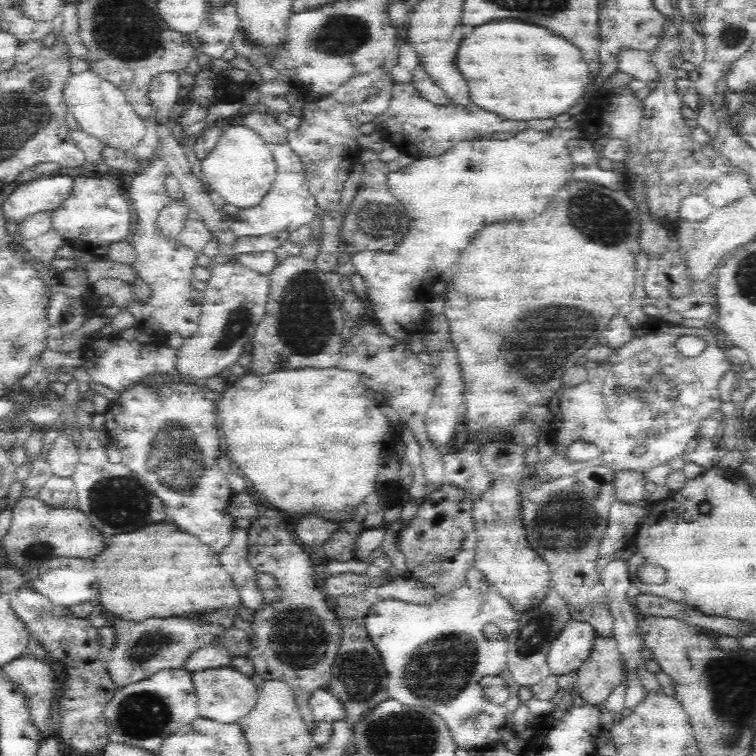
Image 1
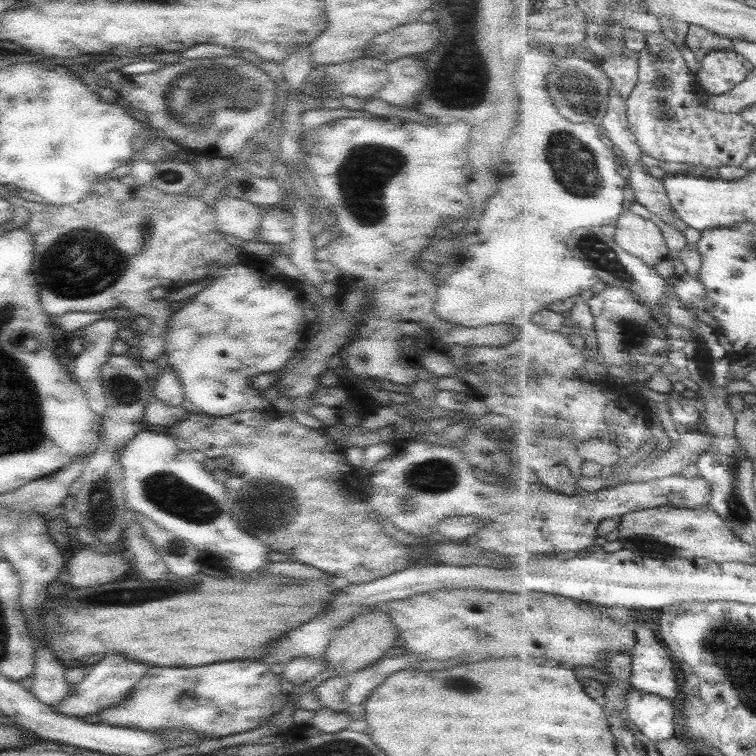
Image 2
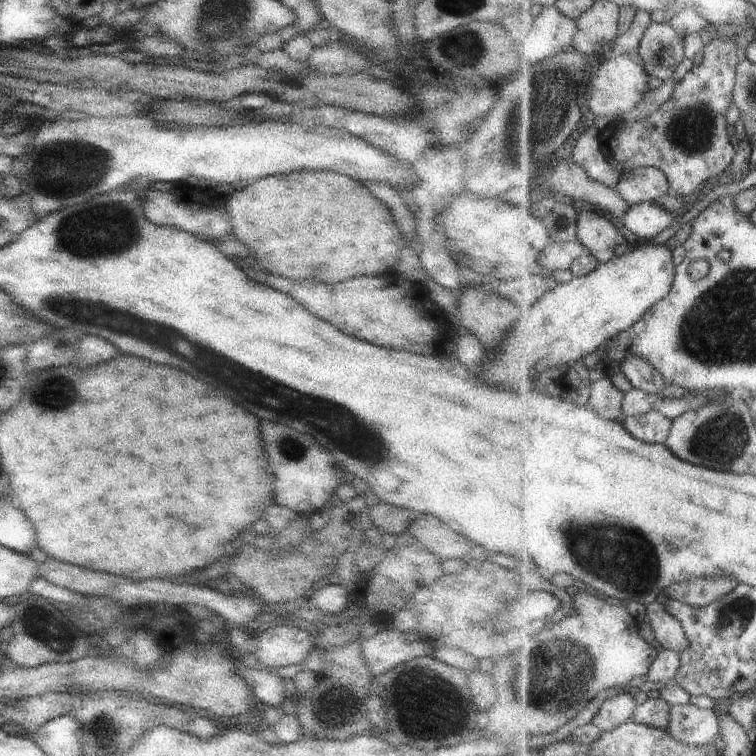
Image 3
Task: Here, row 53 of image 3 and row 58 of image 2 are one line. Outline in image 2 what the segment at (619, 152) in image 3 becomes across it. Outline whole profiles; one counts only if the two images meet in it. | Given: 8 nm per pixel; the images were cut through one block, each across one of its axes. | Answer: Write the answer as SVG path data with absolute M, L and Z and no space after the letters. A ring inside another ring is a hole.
M715 50L702 61L696 73L700 88L710 96L723 95L747 79L751 66L741 54L731 50Z

